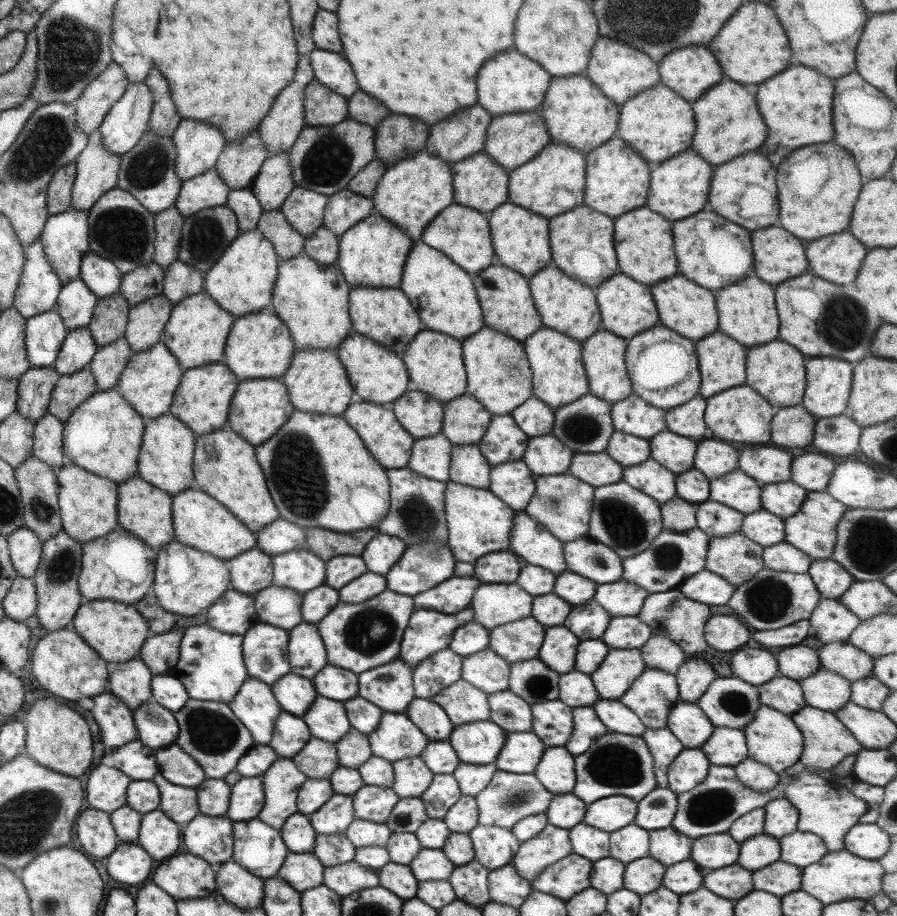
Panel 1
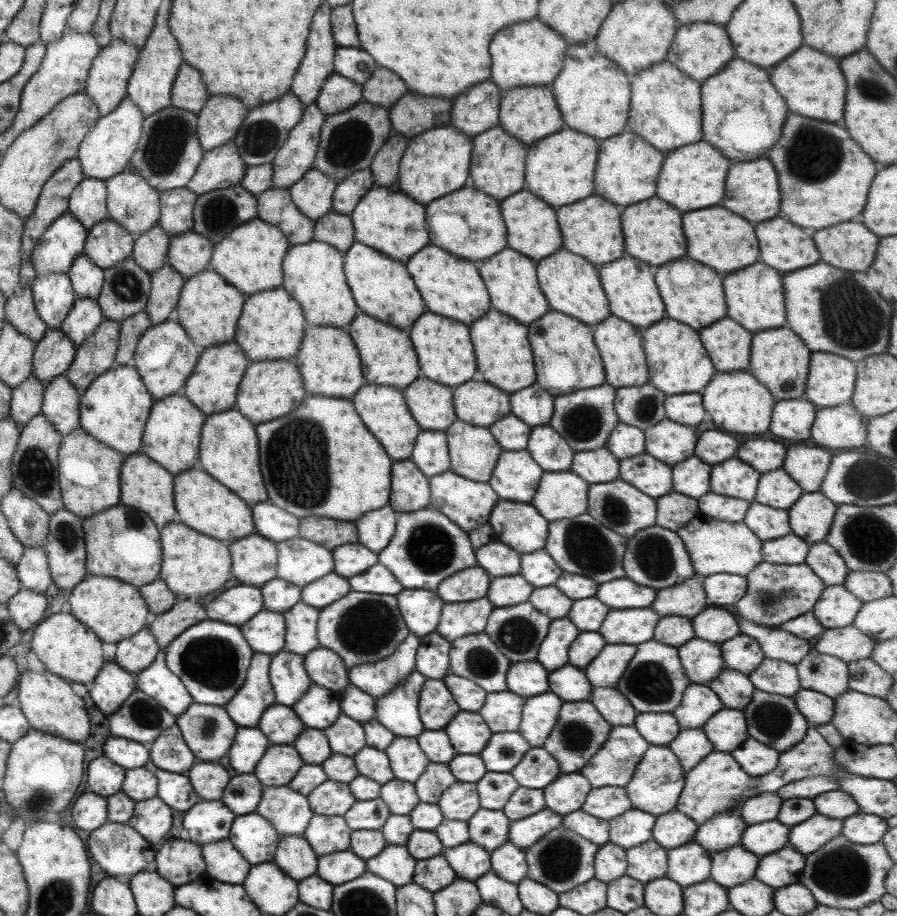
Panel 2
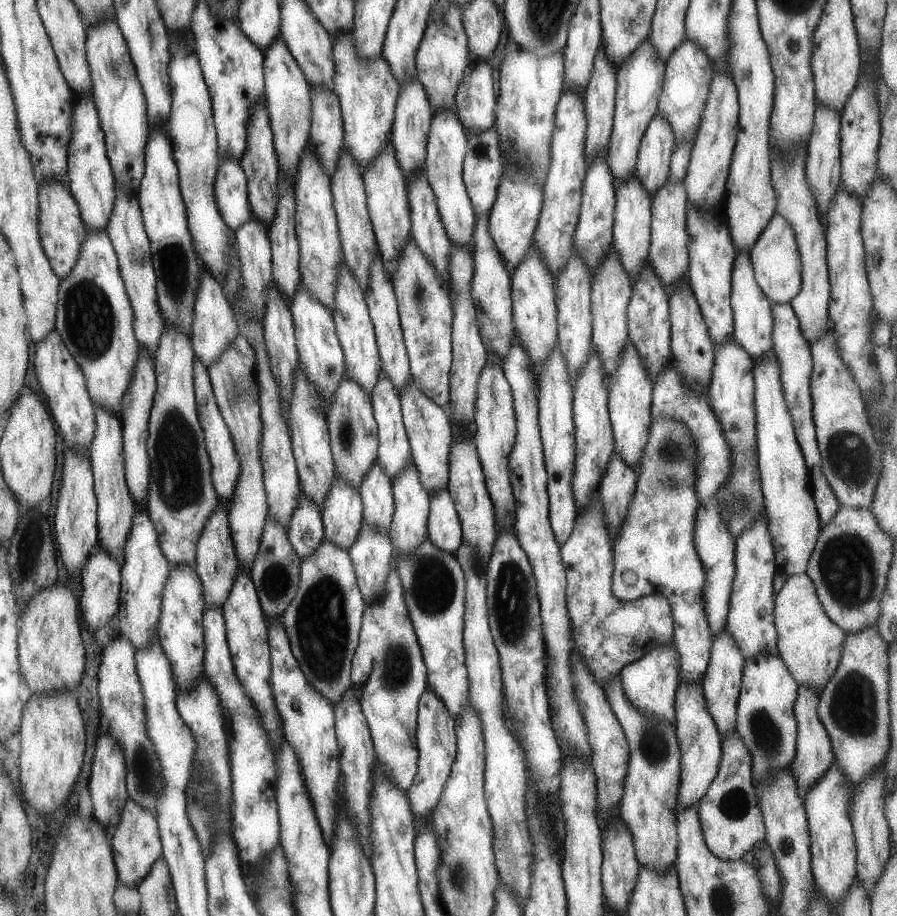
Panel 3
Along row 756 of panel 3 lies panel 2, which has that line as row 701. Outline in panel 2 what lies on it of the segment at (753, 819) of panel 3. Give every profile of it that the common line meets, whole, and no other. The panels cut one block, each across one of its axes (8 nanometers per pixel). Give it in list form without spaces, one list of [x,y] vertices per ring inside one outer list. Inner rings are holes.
[[[727,668],[706,685],[717,695],[724,708],[739,711],[750,703],[755,689],[747,676]]]

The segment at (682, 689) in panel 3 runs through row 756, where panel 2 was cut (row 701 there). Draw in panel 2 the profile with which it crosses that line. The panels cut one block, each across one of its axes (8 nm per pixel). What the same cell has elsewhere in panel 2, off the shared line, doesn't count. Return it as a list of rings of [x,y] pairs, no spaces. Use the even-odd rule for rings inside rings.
[[[690,683],[683,691],[680,703],[670,713],[680,729],[701,729],[710,716],[723,708],[717,695],[707,685]]]

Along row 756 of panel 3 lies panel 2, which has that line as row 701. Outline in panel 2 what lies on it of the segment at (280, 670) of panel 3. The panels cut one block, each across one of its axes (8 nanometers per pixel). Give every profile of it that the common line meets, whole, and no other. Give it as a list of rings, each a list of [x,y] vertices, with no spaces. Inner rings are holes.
[[[310,683],[307,692],[290,707],[306,728],[323,730],[340,715],[339,694]]]

